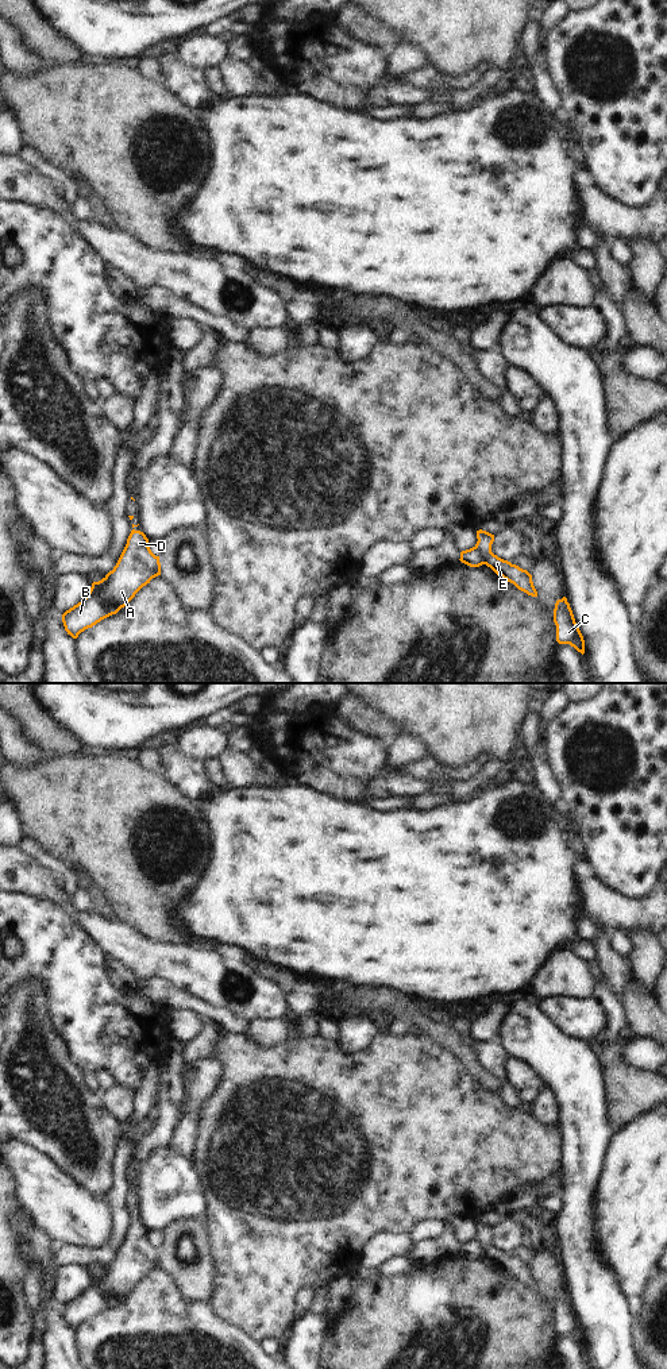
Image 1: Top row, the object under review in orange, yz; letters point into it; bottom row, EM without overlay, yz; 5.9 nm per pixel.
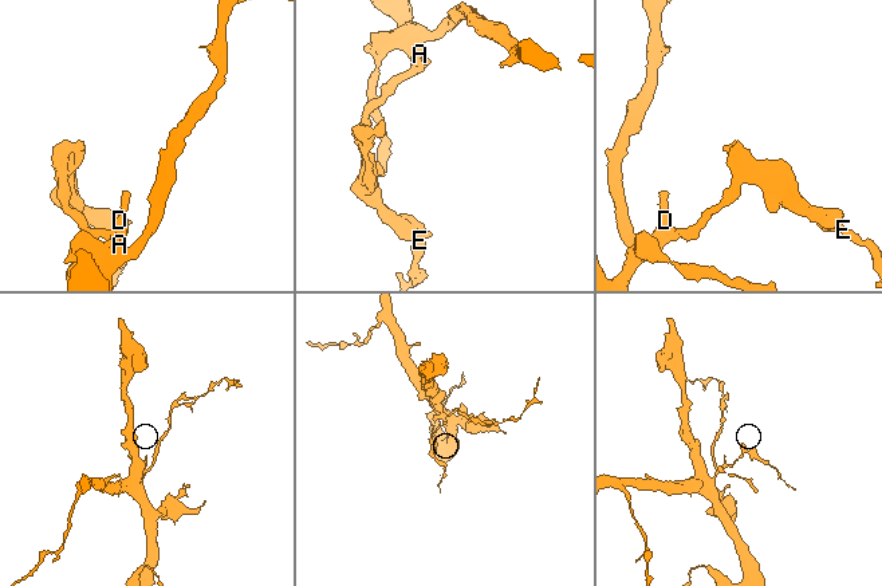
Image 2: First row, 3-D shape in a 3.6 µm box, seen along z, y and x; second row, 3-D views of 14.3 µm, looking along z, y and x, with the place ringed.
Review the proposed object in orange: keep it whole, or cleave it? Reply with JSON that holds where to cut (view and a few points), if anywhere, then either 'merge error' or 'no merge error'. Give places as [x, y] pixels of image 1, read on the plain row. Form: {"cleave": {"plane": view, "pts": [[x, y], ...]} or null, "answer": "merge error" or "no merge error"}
{"cleave": {"plane": "yz", "pts": [[474, 1238], [482, 1246], [485, 1254]]}, "answer": "merge error"}

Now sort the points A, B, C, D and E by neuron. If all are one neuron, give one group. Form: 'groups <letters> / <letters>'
groups A B D / C E

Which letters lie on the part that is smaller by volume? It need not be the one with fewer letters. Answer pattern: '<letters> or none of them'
C, E

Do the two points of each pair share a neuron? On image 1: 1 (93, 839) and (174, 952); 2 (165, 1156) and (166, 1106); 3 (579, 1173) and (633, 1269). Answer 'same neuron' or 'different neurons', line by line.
1: different neurons
2: different neurons
3: different neurons

